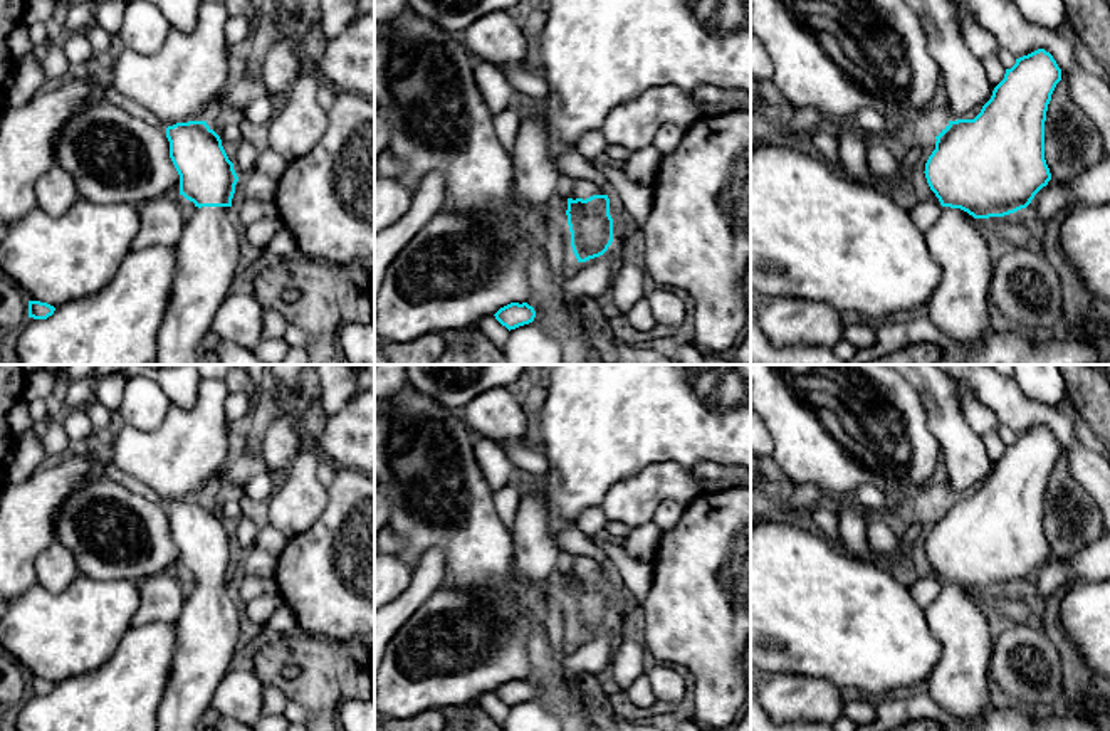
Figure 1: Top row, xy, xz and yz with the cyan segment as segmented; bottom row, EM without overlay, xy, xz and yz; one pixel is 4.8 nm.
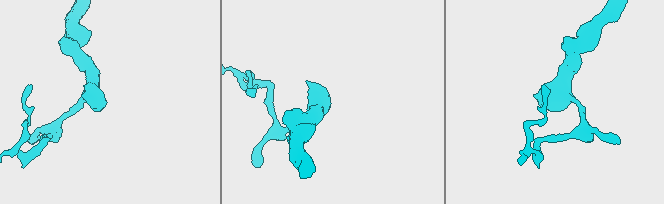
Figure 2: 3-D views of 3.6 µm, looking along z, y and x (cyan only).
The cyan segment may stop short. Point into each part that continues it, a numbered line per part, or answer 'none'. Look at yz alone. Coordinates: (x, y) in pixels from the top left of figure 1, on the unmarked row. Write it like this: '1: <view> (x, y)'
1: yz (959, 684)

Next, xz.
1: xz (583, 565)

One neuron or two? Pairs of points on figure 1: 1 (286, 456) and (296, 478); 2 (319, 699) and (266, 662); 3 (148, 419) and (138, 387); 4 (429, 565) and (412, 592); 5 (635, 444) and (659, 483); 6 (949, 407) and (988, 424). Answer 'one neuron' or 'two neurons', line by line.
1: two neurons
2: one neuron
3: one neuron
4: one neuron
5: two neurons
6: two neurons

